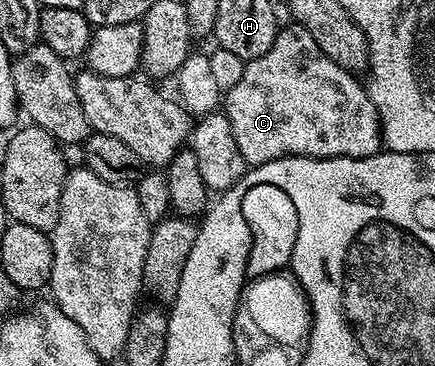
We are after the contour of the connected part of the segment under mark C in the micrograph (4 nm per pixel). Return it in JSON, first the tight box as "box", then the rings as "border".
{"box":[224,22,383,166],"border":[[[293,22],[287,23],[288,26],[279,27],[276,42],[272,42],[272,50],[268,50],[268,54],[260,54],[260,58],[246,61],[246,69],[244,74],[240,76],[240,82],[236,82],[236,86],[232,86],[224,96],[224,111],[228,122],[232,122],[232,132],[236,137],[236,144],[240,146],[240,152],[244,154],[247,165],[257,166],[267,164],[273,160],[279,160],[285,156],[311,156],[312,158],[364,158],[365,156],[374,156],[383,147],[382,142],[382,123],[378,121],[378,111],[372,101],[370,101],[370,93],[364,87],[355,73],[344,70],[340,66],[336,66],[336,62],[332,62],[332,58],[328,58],[328,54],[324,54],[324,50],[320,50],[320,46],[316,46],[316,41],[312,39],[312,34],[308,34],[308,30],[304,30],[300,25]]]}

